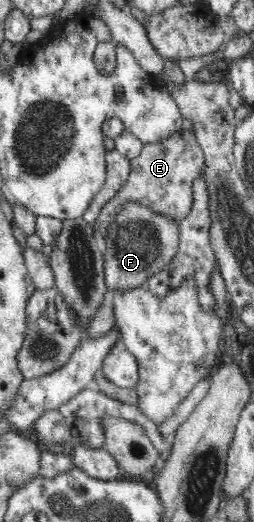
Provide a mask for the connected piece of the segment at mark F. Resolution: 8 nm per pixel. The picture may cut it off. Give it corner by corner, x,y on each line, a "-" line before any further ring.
126,202
116,222
110,222
104,238
104,272
109,294
145,288
146,278
159,274
178,252
180,224
172,218
159,217
139,202

